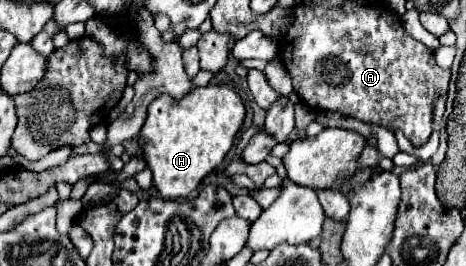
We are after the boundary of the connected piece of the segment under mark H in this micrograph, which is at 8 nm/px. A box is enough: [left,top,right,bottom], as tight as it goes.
[139,83,245,199]

